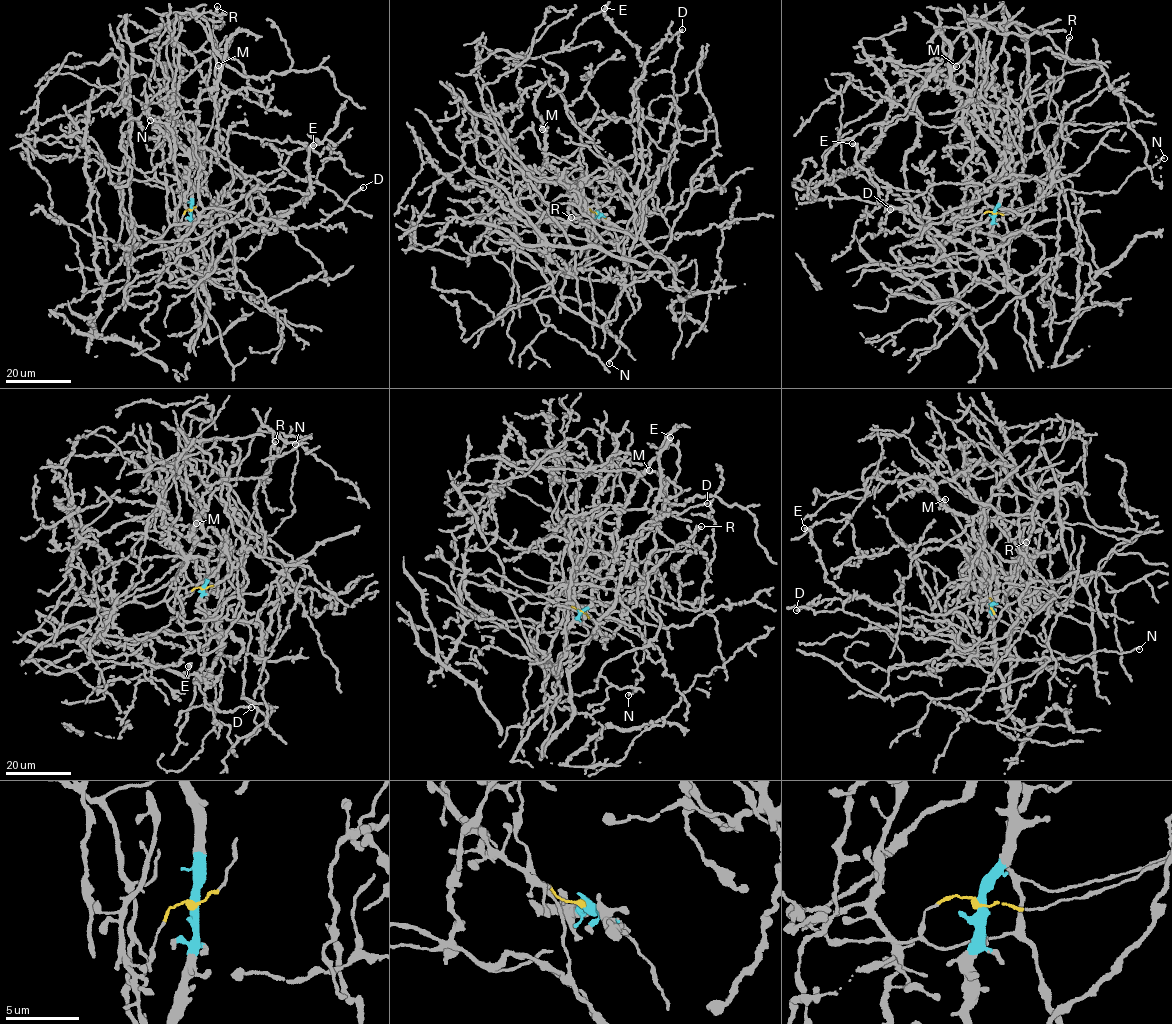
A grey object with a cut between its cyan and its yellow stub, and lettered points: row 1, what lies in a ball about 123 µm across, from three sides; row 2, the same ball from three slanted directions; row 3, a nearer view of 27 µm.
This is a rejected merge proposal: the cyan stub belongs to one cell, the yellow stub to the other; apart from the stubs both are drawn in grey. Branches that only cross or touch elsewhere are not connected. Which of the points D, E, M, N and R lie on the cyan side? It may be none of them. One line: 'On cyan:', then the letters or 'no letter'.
On cyan: D, E, M

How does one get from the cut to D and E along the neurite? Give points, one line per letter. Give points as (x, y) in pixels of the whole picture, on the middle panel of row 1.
D: (597, 213), (640, 237), (639, 194), (630, 233), (596, 245), (586, 224), (634, 170), (632, 88), (682, 29)
E: (597, 213), (640, 237), (645, 223), (636, 186), (643, 163), (635, 91), (643, 65), (604, 8)

